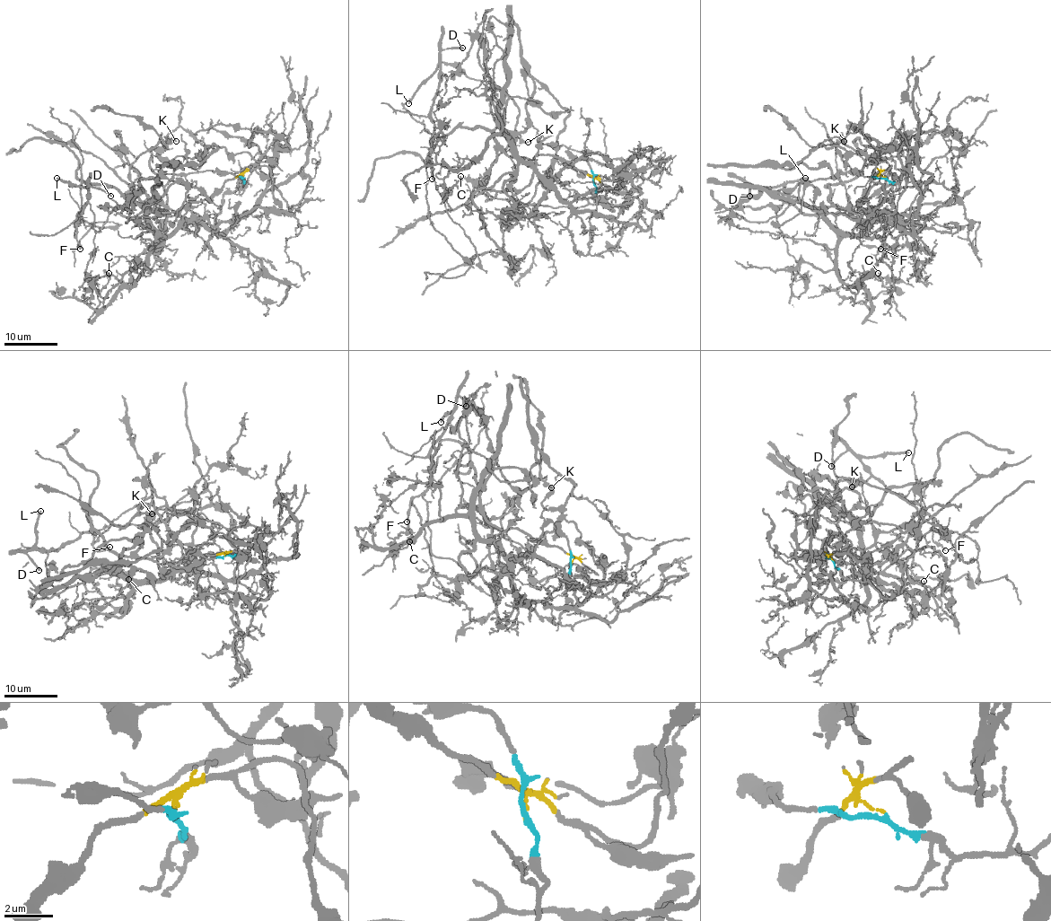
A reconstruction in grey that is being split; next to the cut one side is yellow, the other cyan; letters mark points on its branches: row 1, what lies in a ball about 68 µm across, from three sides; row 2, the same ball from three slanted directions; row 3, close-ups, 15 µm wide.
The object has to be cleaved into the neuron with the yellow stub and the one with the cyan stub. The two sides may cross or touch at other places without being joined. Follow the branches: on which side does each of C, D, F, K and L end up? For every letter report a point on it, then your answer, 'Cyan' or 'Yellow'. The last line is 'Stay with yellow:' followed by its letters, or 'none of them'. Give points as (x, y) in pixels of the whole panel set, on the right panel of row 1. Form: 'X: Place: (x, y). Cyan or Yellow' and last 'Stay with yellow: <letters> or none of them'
C: Place: (878, 273). Cyan
D: Place: (749, 196). Yellow
F: Place: (880, 249). Yellow
K: Place: (844, 141). Yellow
L: Place: (805, 178). Yellow
Stay with yellow: D, F, K, L

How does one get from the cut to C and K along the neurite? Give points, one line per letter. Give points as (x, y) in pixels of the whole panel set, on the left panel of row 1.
C: (241, 178), (219, 232), (183, 222), (135, 283), (92, 277), (98, 288), (108, 272)
K: (241, 176), (228, 179), (206, 199), (151, 212), (131, 181), (129, 167), (160, 142), (176, 140)

